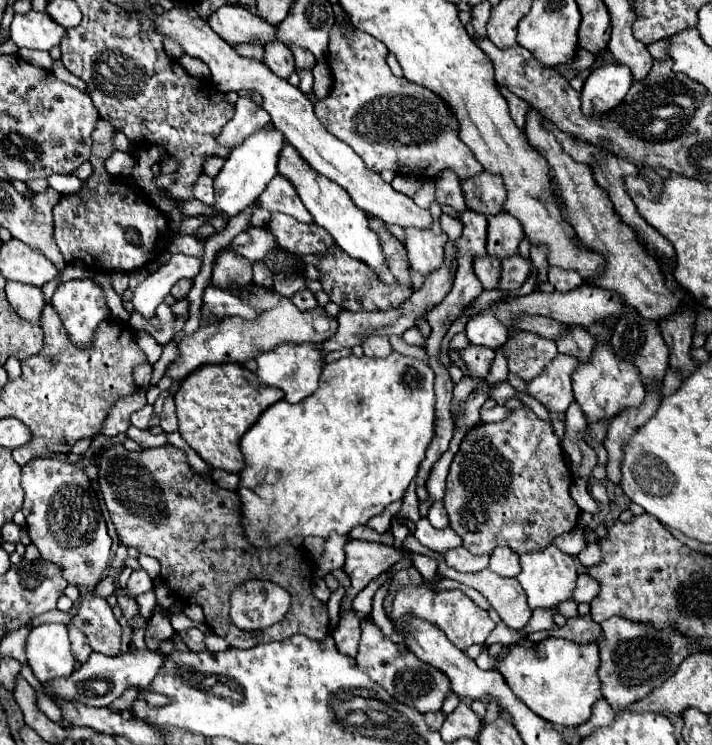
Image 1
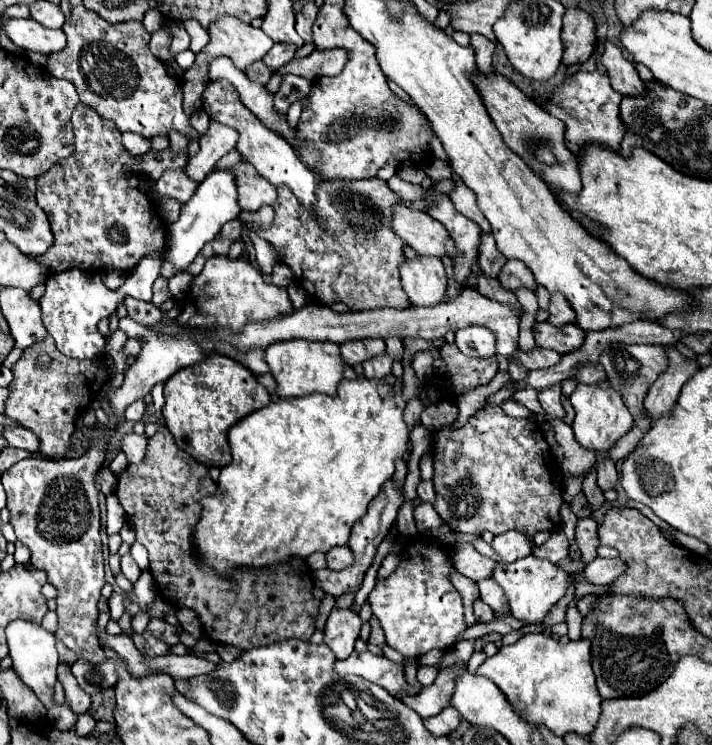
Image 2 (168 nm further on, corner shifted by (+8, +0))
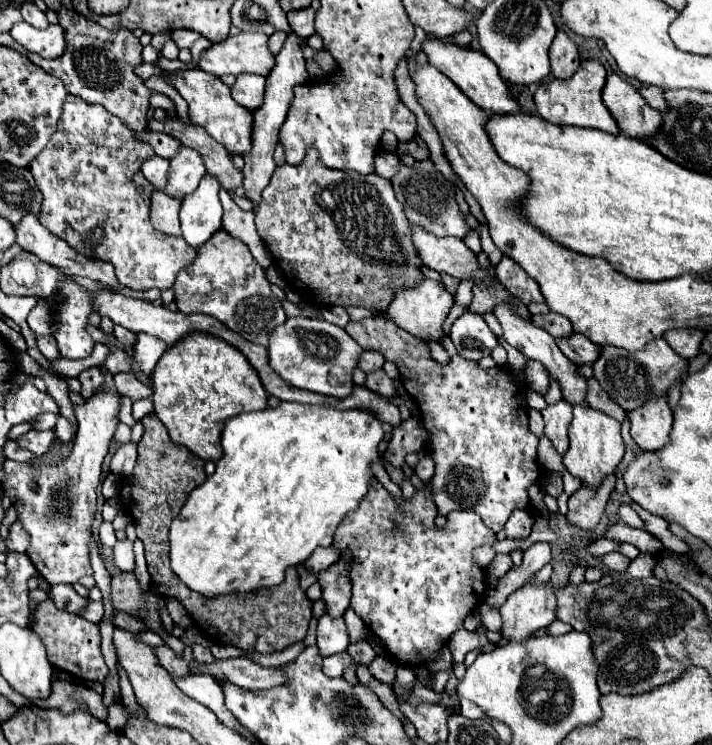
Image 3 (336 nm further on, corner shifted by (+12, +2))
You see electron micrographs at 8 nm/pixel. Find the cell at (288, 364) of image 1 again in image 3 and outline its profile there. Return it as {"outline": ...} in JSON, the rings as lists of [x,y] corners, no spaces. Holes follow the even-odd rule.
{"outline":[[[290,317],[272,331],[268,355],[272,369],[298,389],[324,393],[332,397],[348,397],[352,393],[352,371],[364,349],[338,325],[318,317]]]}

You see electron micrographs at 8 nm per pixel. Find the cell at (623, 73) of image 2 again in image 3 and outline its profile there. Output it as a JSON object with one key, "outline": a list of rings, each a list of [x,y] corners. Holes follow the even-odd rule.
{"outline":[[[616,73],[608,75],[606,87],[602,89],[602,101],[616,119],[620,131],[628,137],[644,139],[660,129],[662,115],[648,107],[644,97]]]}

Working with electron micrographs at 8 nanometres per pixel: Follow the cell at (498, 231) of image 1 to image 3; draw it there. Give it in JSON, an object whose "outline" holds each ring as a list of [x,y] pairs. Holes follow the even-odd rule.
{"outline":[[[476,283],[472,287],[472,303],[468,305],[468,311],[478,313],[478,315],[486,315],[486,313],[494,313],[494,307],[500,301],[506,301],[508,297],[512,297],[500,283],[496,285],[484,285],[484,283]]]}

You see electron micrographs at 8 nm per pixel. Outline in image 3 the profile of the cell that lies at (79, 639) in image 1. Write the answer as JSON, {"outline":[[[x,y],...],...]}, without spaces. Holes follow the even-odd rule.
{"outline":[[[54,681],[54,693],[48,699],[40,699],[34,705],[38,707],[58,707],[66,713],[70,713],[78,705],[86,705],[86,709],[100,721],[106,721],[108,709],[102,703],[102,697],[96,691],[84,689],[82,685],[66,683],[66,681]]]}

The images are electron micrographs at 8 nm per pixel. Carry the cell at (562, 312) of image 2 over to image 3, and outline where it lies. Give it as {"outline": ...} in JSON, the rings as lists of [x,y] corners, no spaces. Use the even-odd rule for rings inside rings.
{"outline":[[[550,311],[548,315],[534,315],[534,317],[532,317],[532,321],[534,321],[534,325],[536,325],[536,327],[540,327],[540,329],[548,331],[554,339],[570,337],[570,335],[574,333],[572,323],[570,323],[566,317],[558,315],[558,313],[552,313],[552,311]]]}

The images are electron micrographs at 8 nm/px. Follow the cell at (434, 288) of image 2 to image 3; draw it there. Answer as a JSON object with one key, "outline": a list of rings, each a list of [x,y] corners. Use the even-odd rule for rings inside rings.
{"outline":[[[424,279],[424,283],[420,287],[416,287],[416,289],[398,291],[398,295],[388,305],[388,311],[384,315],[388,315],[390,321],[394,321],[400,329],[408,331],[414,337],[420,337],[424,341],[442,343],[442,339],[446,337],[444,319],[446,319],[452,305],[454,305],[454,297],[444,289],[444,285],[440,285],[440,283],[432,281],[432,279]]]}

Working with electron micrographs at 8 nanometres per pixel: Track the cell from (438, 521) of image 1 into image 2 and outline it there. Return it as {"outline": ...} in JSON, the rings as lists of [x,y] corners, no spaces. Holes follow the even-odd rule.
{"outline":[[[420,481],[420,485],[418,485],[418,497],[420,497],[422,503],[434,503],[436,501],[432,481]]]}

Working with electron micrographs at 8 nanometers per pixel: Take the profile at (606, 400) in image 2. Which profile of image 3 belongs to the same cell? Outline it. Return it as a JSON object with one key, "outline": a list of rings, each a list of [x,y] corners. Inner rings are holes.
{"outline":[[[576,405],[574,419],[570,423],[570,449],[564,455],[564,465],[568,473],[578,477],[582,485],[586,485],[588,489],[596,491],[604,481],[604,477],[616,471],[622,457],[624,457],[624,441],[620,437],[620,423],[596,409]]]}

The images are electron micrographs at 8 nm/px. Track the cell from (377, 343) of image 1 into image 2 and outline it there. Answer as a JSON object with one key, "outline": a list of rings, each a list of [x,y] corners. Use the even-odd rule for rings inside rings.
{"outline":[[[384,353],[384,355],[378,355],[374,359],[364,361],[362,367],[364,367],[364,375],[366,377],[378,377],[378,379],[382,379],[382,377],[386,377],[392,371],[392,359],[390,359],[388,353]]]}

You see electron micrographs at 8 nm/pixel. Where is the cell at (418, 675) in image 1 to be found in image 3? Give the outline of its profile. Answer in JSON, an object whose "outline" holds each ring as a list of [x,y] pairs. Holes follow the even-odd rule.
{"outline":[[[338,653],[338,655],[330,655],[324,659],[322,663],[322,671],[328,677],[342,677],[342,671],[350,665],[350,655],[348,653]]]}

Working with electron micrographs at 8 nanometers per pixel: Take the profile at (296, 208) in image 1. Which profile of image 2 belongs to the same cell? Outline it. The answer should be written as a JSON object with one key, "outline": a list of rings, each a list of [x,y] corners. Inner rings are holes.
{"outline":[[[240,163],[234,167],[238,183],[238,203],[242,211],[258,211],[264,205],[276,203],[276,187],[268,183],[250,163]]]}

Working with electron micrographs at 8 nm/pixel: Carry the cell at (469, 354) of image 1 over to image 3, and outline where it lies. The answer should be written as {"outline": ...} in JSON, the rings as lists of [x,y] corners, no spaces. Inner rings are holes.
{"outline":[[[380,315],[362,321],[350,321],[346,331],[362,345],[362,349],[384,353],[386,361],[392,361],[398,367],[400,381],[404,383],[408,395],[416,401],[422,413],[422,423],[430,433],[428,449],[436,463],[432,487],[438,515],[446,515],[454,509],[472,509],[490,529],[500,531],[514,509],[530,509],[528,487],[540,477],[540,465],[536,461],[538,437],[530,435],[526,411],[522,409],[526,407],[520,397],[522,387],[516,385],[516,379],[508,367],[482,369],[476,361],[468,361],[458,355],[452,357],[448,365],[440,365],[430,357],[430,349],[424,341],[418,341],[414,335],[402,331],[390,319]]]}

